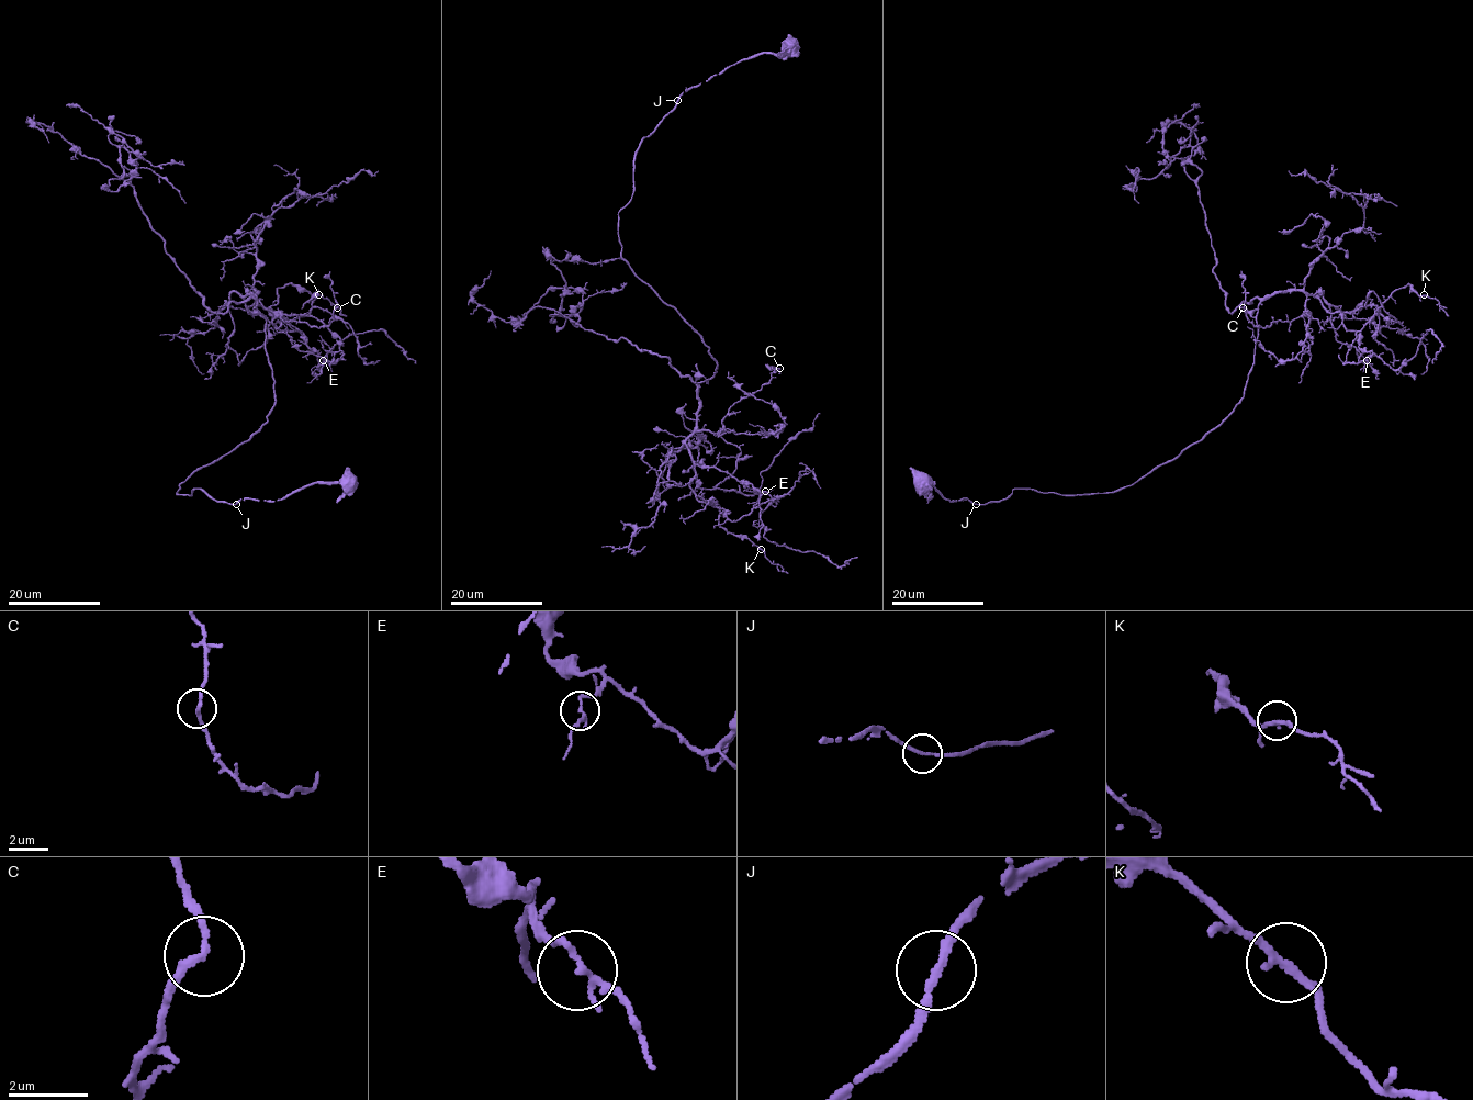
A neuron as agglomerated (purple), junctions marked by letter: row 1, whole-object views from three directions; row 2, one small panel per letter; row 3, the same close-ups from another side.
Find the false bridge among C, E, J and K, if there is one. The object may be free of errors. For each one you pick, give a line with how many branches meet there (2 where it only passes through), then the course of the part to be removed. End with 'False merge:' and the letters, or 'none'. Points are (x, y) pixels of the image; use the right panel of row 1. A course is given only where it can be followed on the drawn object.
False merge: none

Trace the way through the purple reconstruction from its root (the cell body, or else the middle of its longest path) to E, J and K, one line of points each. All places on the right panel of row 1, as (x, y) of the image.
E: (922, 482), (975, 504), (1014, 489), (1132, 485), (1240, 400), (1258, 305), (1277, 292), (1339, 312), (1367, 360)
J: (922, 482), (930, 483), (949, 502), (968, 498), (976, 504)
K: (922, 482), (975, 504), (1117, 491), (1234, 408), (1268, 296), (1351, 313), (1408, 284), (1424, 294)

